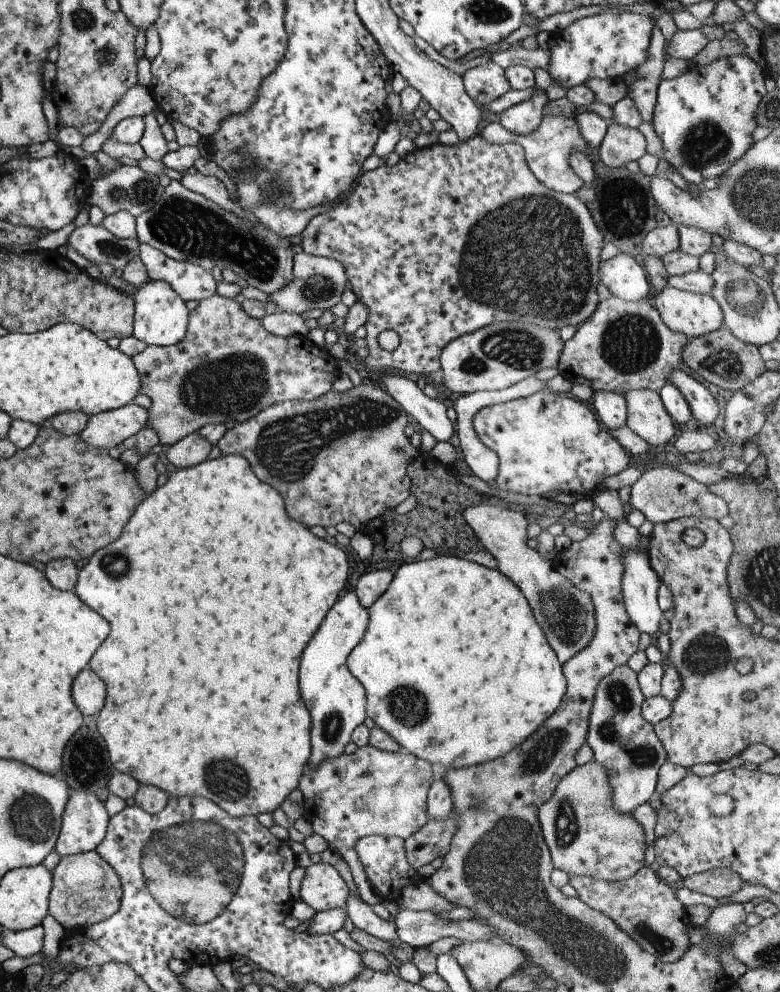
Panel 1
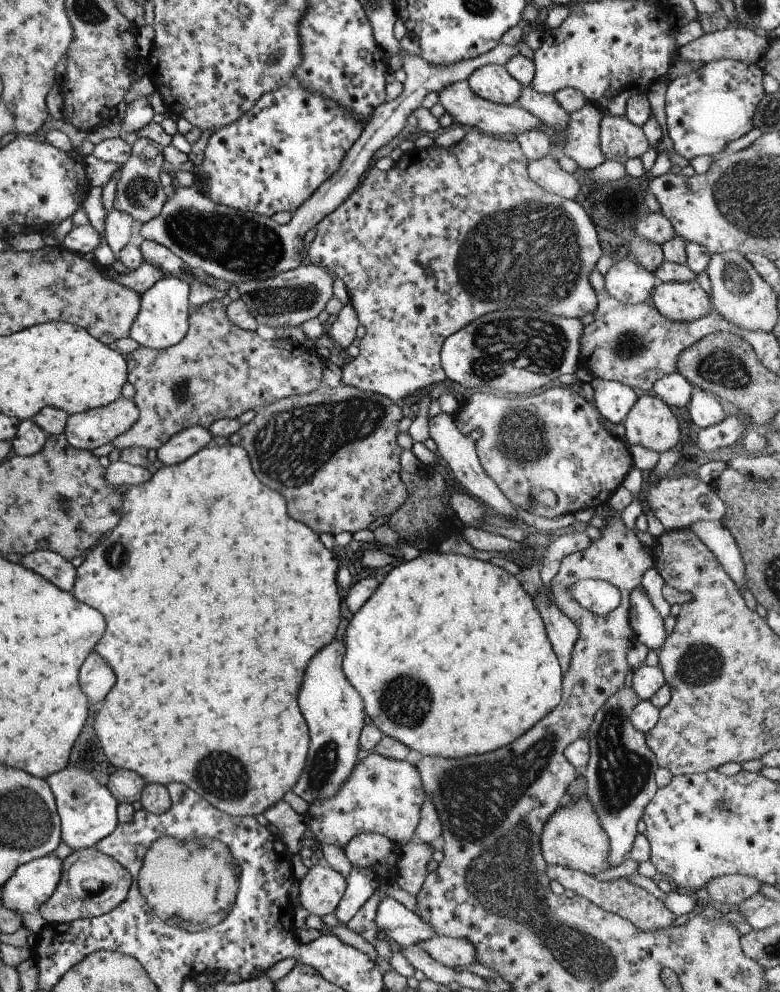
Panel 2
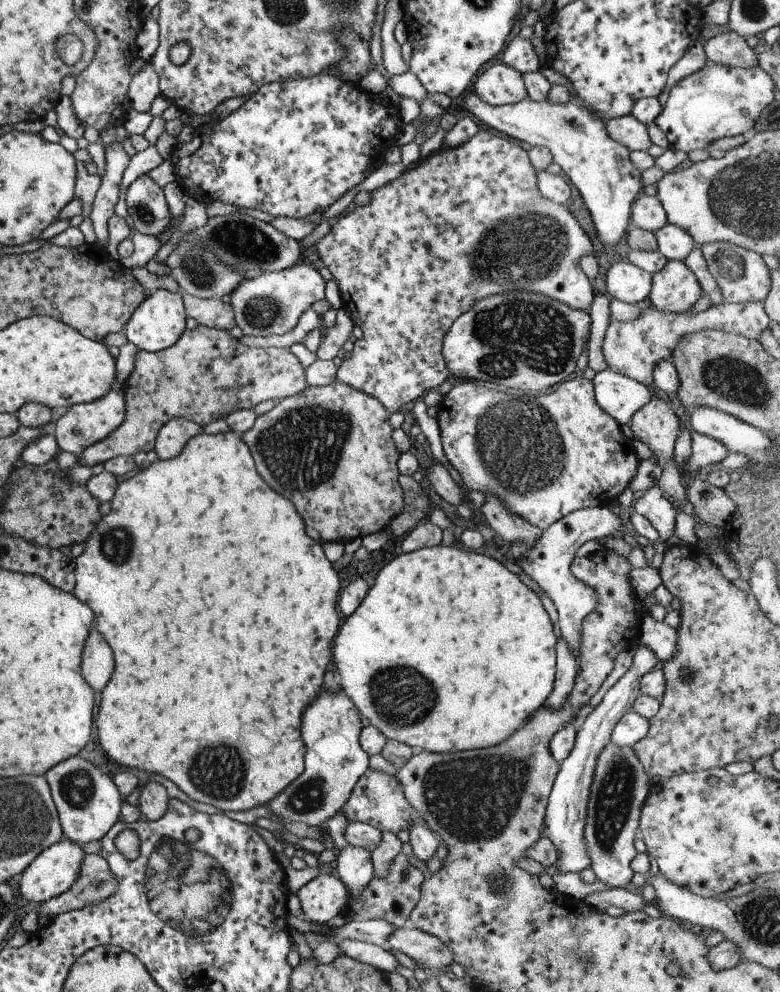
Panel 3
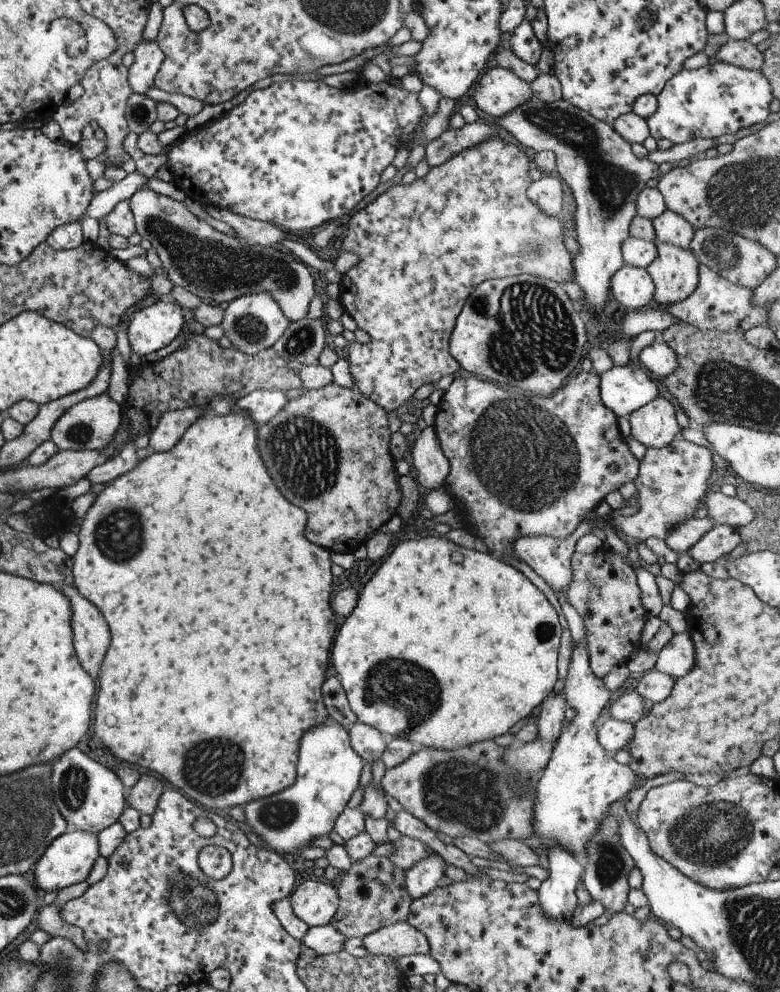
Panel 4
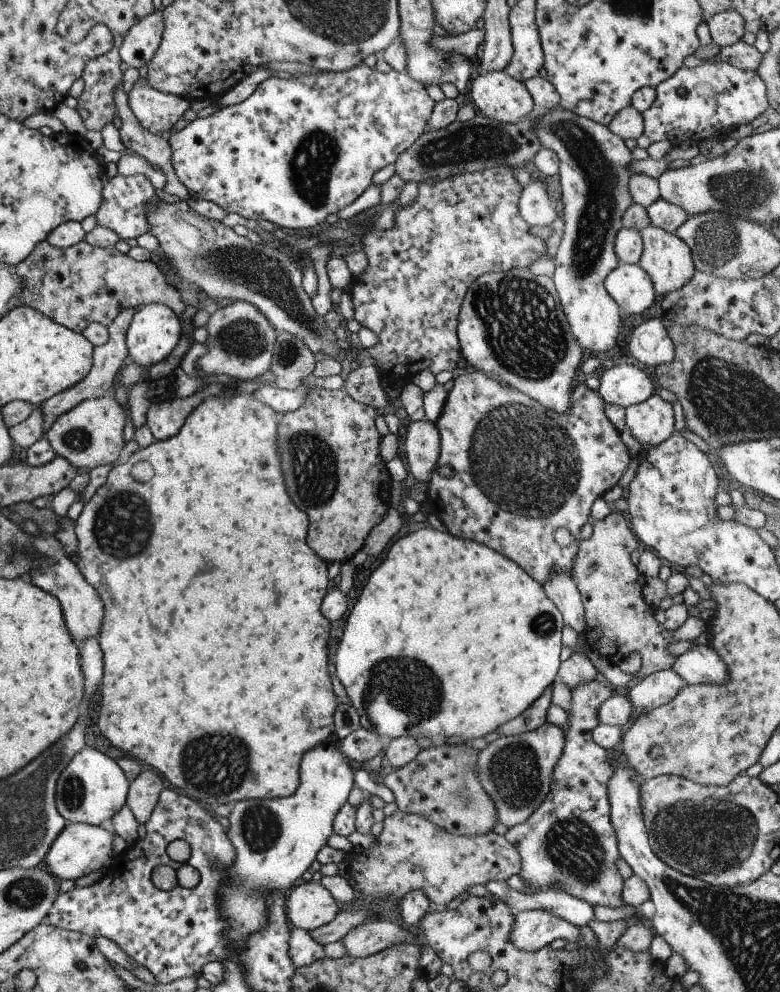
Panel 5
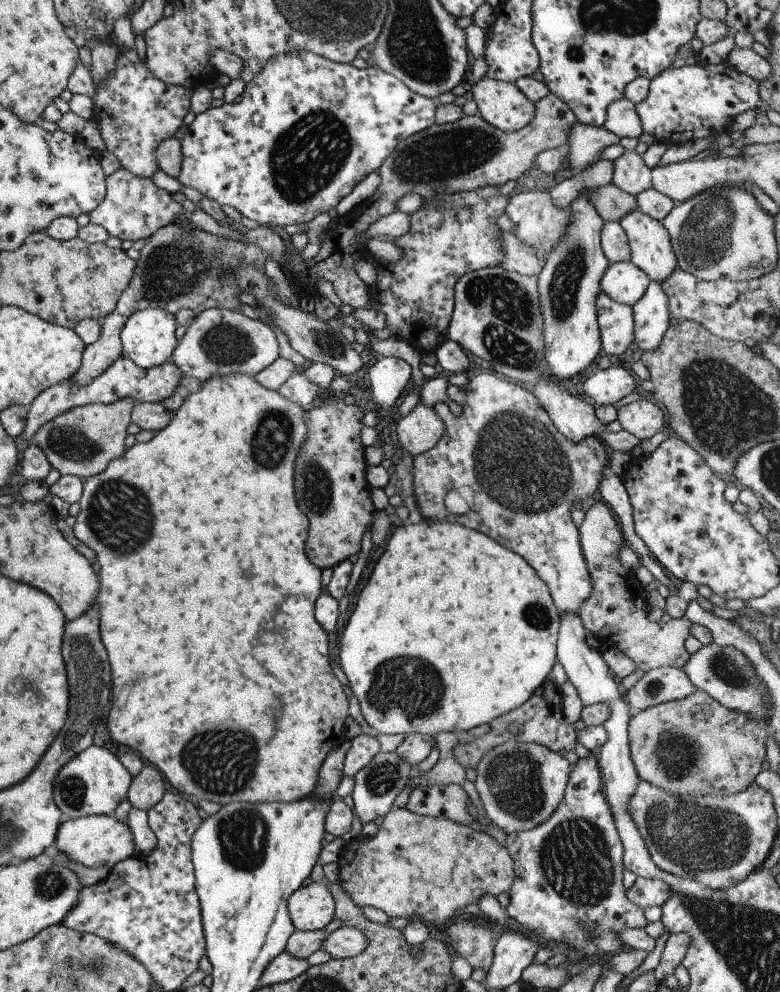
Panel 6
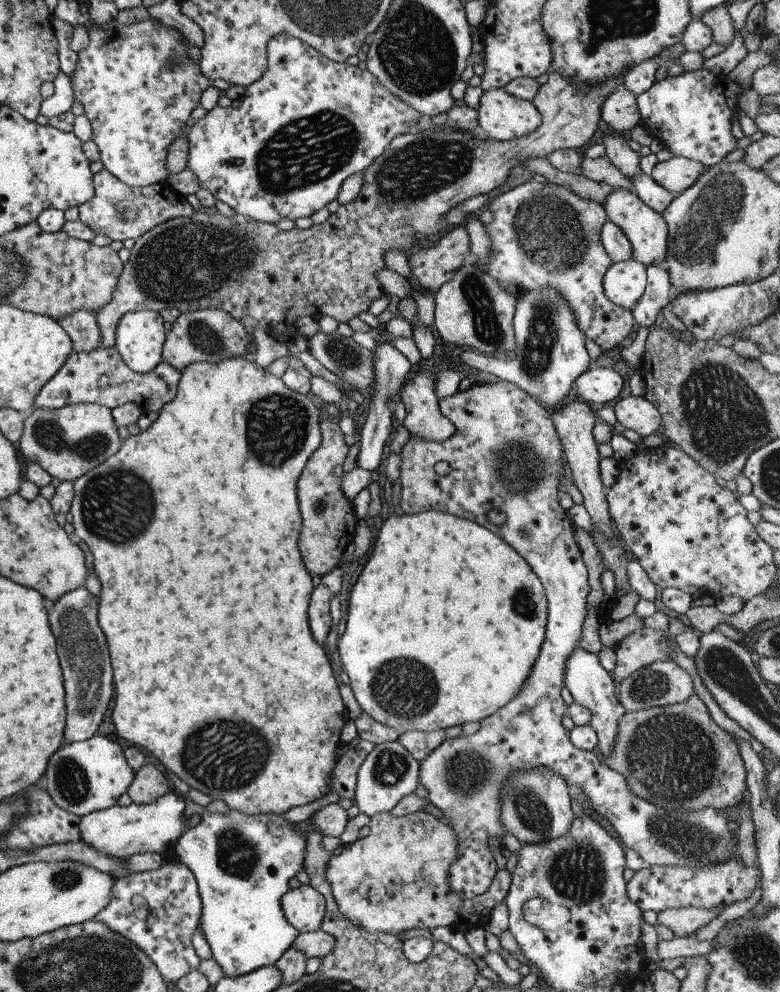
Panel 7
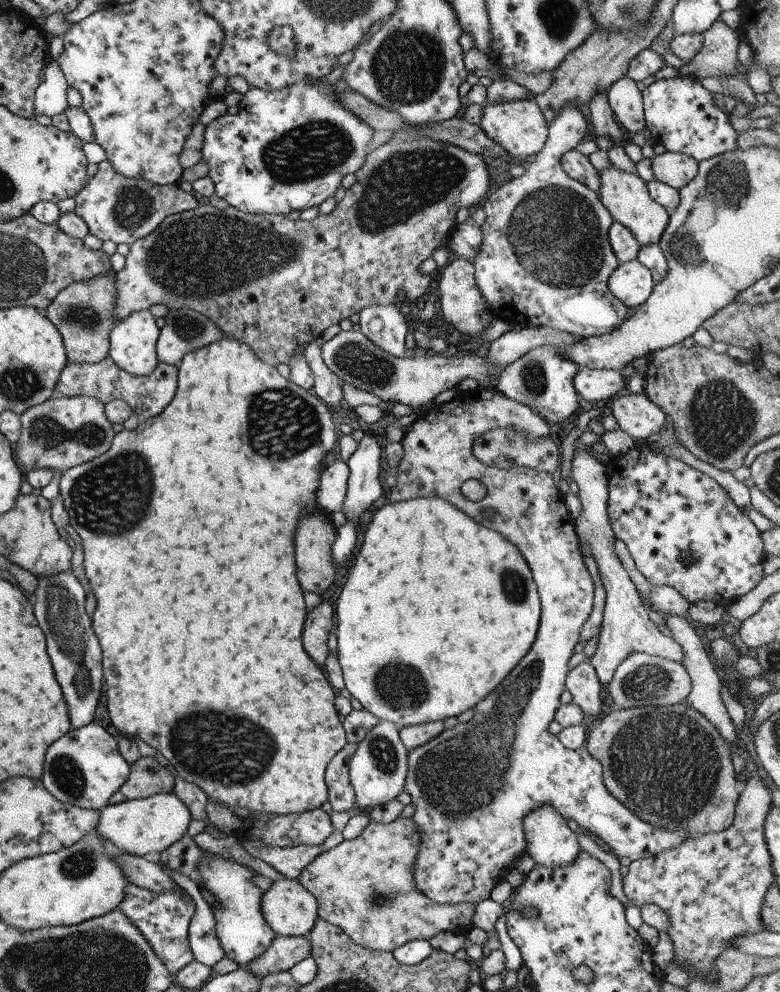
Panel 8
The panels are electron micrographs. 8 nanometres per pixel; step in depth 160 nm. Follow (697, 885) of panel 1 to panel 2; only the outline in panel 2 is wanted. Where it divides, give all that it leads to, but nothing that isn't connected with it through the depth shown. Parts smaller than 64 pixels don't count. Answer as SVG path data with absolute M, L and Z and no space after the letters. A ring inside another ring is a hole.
M721 875L707 882L708 898L725 904L738 904L758 892L757 882L747 875Z

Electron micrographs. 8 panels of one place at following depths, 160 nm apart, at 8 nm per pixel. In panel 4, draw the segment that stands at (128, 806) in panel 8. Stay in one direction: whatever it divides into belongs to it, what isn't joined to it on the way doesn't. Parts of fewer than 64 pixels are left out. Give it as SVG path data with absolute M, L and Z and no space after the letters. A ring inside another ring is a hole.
M70 827L65 833L57 836L52 844L49 844L40 860L32 866L33 883L40 895L53 890L62 890L72 884L80 884L86 881L99 856L97 836L91 832L82 832Z

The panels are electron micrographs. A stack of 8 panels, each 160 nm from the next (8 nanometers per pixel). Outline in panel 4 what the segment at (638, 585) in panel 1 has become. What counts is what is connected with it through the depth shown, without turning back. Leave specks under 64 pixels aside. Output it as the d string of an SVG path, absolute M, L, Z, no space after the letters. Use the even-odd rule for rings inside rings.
M683 631L682 633L673 633L671 635L668 643L658 652L652 670L668 674L671 678L676 679L677 677L683 676L686 672L689 672L693 663L693 643L691 642L690 636L687 632Z

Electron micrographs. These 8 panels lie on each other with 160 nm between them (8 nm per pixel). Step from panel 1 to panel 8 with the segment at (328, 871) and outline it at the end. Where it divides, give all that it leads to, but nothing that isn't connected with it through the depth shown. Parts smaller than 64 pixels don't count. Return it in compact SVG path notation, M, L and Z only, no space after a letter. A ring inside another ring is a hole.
M296 879L273 882L260 897L260 909L279 936L307 936L317 920L315 897Z

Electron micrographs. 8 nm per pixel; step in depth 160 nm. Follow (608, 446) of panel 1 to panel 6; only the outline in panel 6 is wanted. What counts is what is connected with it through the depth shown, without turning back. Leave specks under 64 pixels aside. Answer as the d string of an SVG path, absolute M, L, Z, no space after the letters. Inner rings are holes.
M488 372L474 376L466 385L469 388L467 394L454 385L448 385L446 390L446 397L461 406L459 416L455 416L443 402L432 408L443 423L444 431L433 448L411 458L411 500L423 519L463 525L518 554L547 587L558 615L569 611L578 614L580 604L591 592L591 581L578 541L578 528L571 521L569 512L572 507L578 507L582 499L596 497L599 481L604 477L601 471L608 466L609 454L605 453L602 442L595 434L576 443L563 436L541 408L535 395L519 384L507 382ZM465 486L473 494L473 506L461 516L447 514L442 505L443 490L457 490Z

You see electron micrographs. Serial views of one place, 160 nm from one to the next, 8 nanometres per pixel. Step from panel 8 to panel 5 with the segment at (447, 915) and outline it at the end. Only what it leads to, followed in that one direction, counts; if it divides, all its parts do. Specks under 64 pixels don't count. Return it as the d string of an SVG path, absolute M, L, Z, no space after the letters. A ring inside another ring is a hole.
M397 809L383 820L383 829L377 839L377 845L368 849L355 847L347 852L343 861L349 866L349 874L354 887L361 894L371 896L375 900L392 901L400 898L413 889L422 890L425 896L438 908L448 908L465 895L465 890L474 884L495 880L506 880L520 872L520 856L504 836L489 832L481 836L465 838L433 826L423 817L402 813Z

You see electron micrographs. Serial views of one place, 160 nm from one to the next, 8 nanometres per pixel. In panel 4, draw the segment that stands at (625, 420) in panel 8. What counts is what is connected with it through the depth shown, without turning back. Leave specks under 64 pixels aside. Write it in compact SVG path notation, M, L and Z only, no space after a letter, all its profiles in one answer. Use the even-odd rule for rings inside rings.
M655 397L626 417L630 435L647 449L660 449L668 445L680 432L671 402Z

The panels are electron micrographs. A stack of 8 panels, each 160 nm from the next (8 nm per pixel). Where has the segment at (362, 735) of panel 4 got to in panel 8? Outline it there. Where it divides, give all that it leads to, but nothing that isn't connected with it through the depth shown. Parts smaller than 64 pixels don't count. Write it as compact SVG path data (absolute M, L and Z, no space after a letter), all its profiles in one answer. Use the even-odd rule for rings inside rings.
M345 743L345 746L335 753L324 770L324 783L327 789L327 801L337 812L349 810L353 803L354 792L348 777L348 760L355 752L358 744Z

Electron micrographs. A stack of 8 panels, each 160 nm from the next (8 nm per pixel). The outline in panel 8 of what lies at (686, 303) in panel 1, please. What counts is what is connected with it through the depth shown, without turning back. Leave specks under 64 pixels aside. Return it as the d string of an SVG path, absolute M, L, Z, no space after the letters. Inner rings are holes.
M611 164L608 169L600 171L598 175L600 185L596 190L596 195L611 215L612 220L628 228L640 244L640 248L645 245L657 245L669 214L648 195L645 182L635 172L620 171Z

